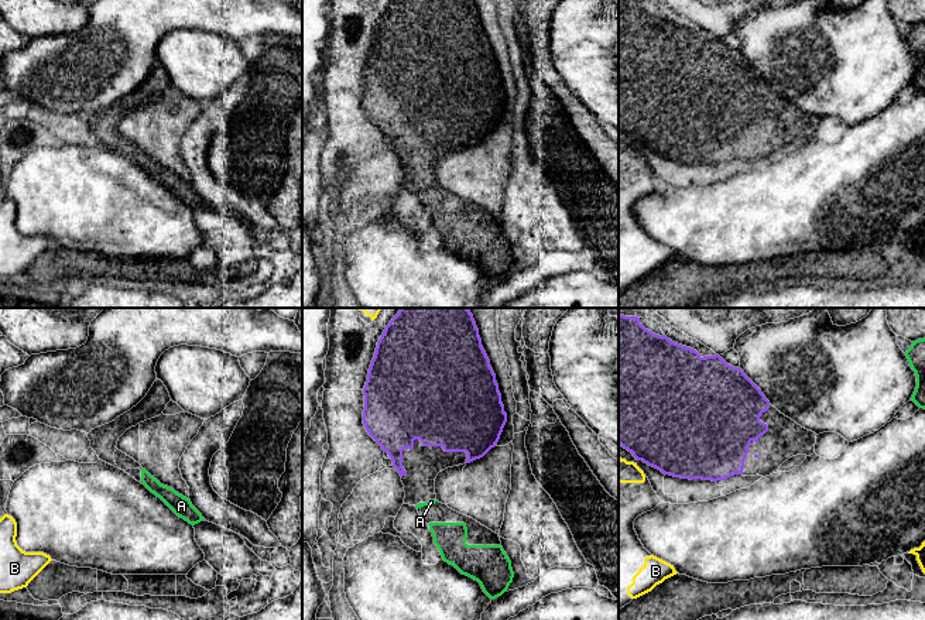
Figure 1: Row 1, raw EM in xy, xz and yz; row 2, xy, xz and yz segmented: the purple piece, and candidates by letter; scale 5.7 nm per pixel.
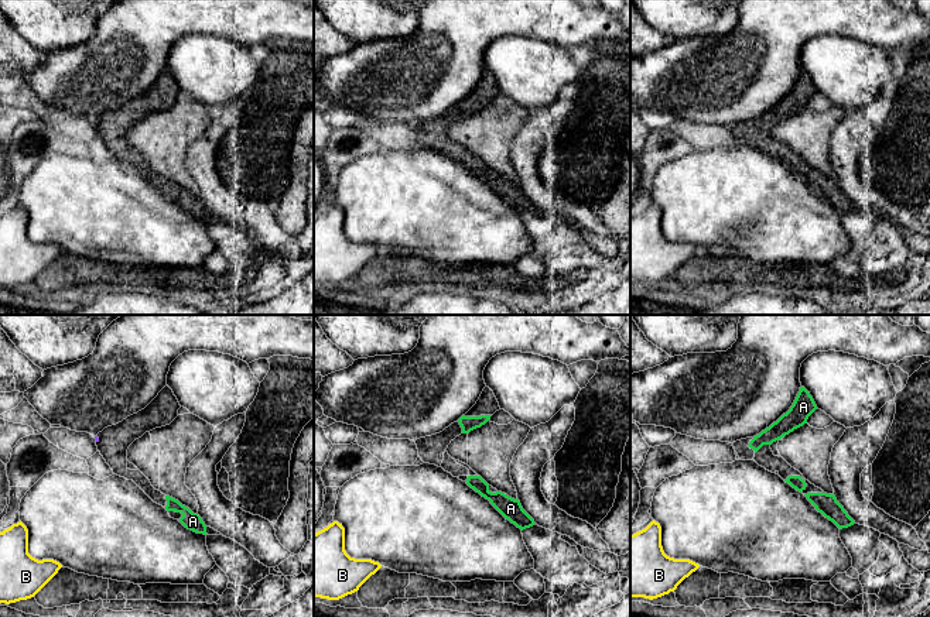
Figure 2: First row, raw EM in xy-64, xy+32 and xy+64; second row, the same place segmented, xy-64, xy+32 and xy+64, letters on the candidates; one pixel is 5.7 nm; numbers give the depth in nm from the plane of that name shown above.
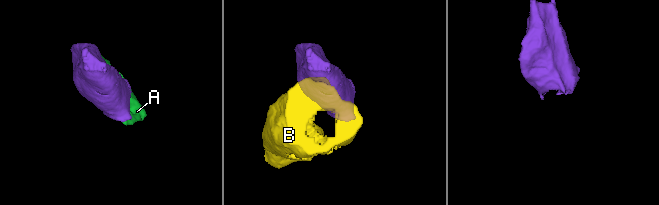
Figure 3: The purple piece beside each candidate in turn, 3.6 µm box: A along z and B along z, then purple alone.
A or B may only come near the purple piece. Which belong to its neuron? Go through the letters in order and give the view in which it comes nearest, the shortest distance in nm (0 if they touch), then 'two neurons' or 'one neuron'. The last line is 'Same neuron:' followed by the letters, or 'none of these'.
A: view xz; gap 180 nm; one neuron
B: view yz; gap 20 nm; two neurons
Same neuron: A

